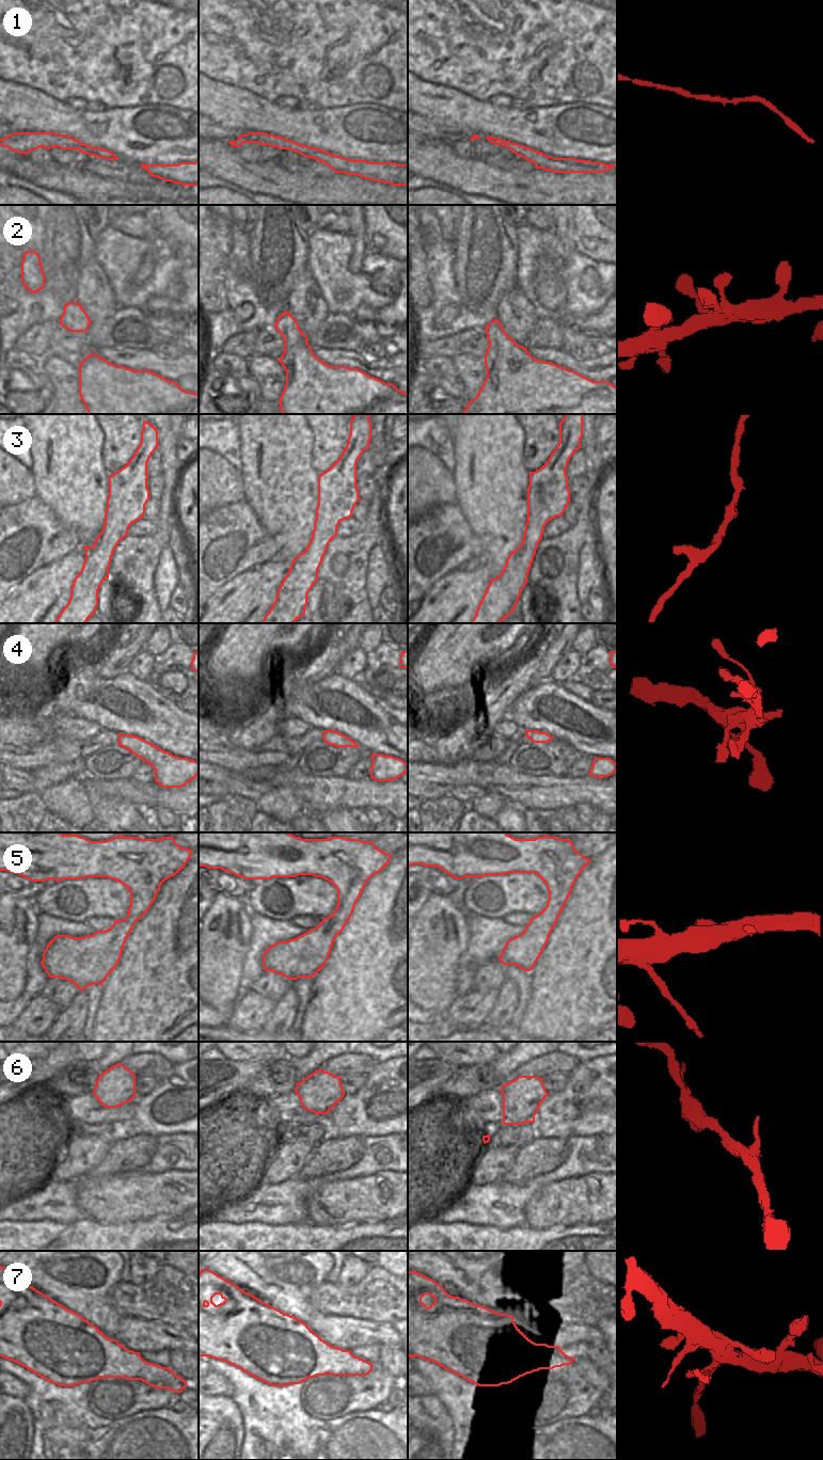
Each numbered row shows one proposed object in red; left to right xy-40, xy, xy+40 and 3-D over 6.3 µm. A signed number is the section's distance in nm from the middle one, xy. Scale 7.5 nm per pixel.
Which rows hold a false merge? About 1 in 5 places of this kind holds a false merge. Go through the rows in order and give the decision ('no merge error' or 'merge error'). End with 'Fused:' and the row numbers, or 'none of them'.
1: no merge error
2: no merge error
3: no merge error
4: no merge error
5: no merge error
6: no merge error
7: merge error
Fused: 7

